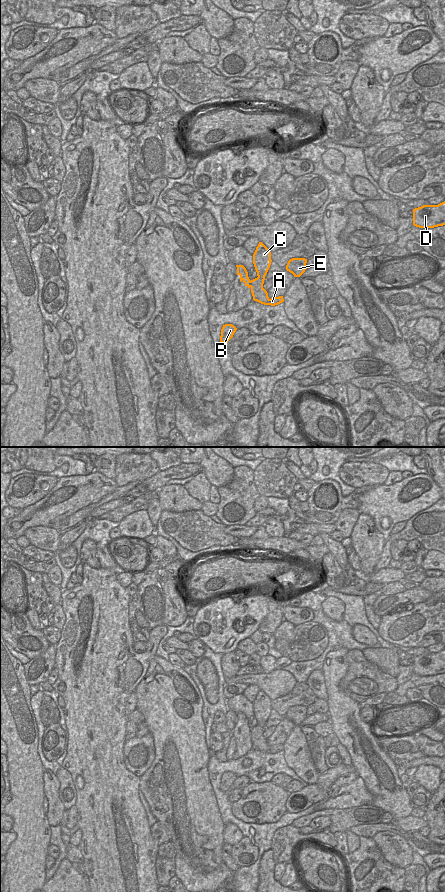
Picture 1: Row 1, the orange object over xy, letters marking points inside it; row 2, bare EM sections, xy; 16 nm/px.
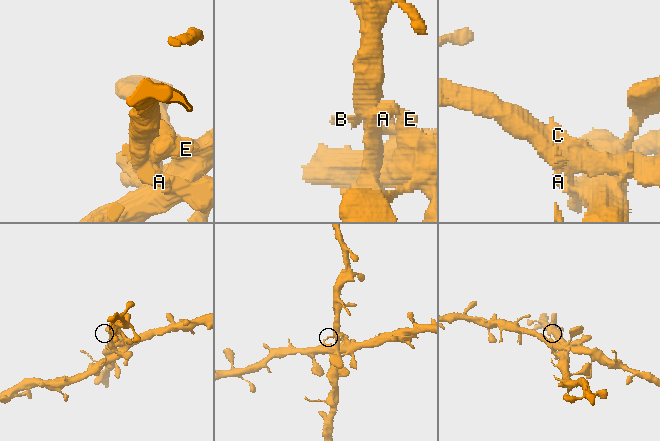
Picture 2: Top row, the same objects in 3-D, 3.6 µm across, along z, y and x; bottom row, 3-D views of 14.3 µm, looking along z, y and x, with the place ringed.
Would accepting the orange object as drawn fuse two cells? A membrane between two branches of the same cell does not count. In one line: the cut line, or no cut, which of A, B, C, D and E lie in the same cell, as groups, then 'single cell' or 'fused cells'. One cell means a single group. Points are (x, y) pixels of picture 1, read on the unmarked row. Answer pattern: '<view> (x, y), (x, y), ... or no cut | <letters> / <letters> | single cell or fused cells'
xy (258, 724), (263, 728) | A B D E / C | fused cells

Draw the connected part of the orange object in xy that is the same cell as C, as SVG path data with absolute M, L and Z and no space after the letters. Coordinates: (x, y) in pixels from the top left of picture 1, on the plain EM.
M259 690L253 702L253 712L259 726L265 728L271 710L270 698L262 690Z

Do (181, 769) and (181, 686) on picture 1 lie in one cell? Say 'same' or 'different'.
same

